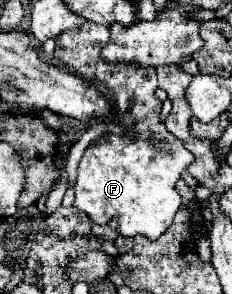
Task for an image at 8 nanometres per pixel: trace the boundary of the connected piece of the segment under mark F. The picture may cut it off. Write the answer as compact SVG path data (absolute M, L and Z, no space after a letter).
M85 22L77 30L65 30L59 36L55 56L67 70L83 76L91 82L105 84L115 94L117 112L123 114L129 128L127 134L135 136L103 136L101 142L93 142L77 169L75 182L75 208L85 212L95 224L105 226L111 218L117 218L117 232L123 236L143 234L147 238L159 238L173 222L179 210L179 194L175 190L181 172L193 162L193 154L183 148L183 142L175 138L159 120L161 100L155 96L157 74L151 66L139 64L109 64L101 58L101 48L107 40L107 26Z

